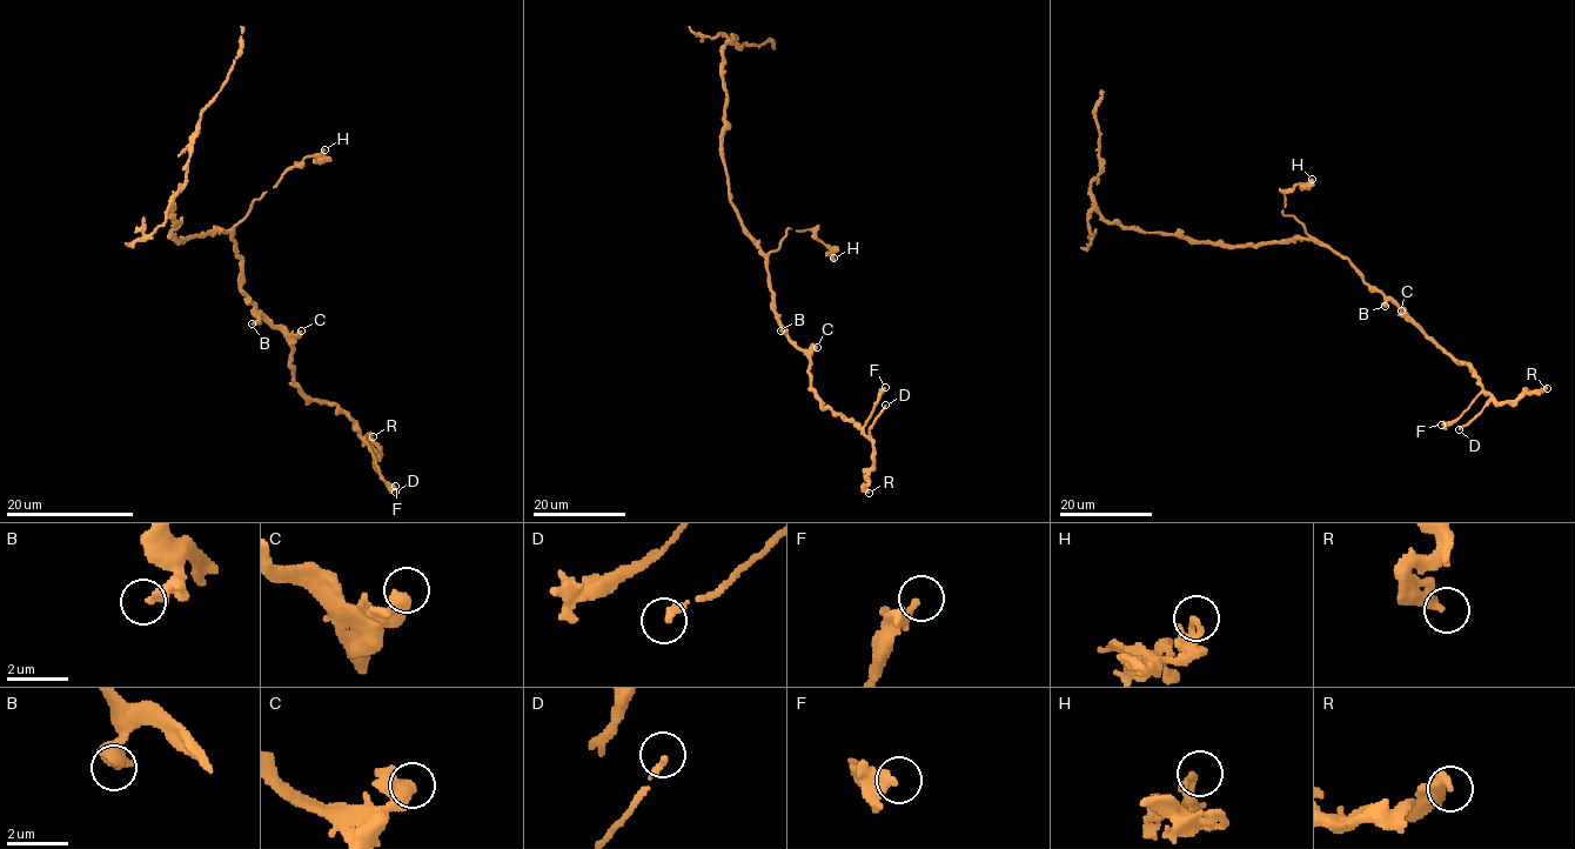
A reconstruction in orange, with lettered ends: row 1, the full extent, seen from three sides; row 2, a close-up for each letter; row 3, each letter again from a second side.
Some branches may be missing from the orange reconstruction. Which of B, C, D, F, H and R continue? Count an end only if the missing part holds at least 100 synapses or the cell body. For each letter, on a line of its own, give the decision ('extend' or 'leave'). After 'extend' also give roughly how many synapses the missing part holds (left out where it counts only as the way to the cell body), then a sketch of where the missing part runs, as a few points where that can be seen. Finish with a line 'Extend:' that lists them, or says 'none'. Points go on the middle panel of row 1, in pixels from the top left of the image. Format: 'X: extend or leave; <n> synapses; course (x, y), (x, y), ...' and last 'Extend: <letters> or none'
B: leave
C: leave
D: leave
F: leave
H: leave
R: leave
Extend: none

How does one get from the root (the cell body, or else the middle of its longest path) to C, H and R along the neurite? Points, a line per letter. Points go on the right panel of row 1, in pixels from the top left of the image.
C: (1297, 239), (1322, 242), (1345, 256), (1366, 283), (1391, 296), (1401, 311)
H: (1297, 239), (1308, 235), (1293, 216), (1282, 214), (1284, 192), (1298, 184), (1307, 185), (1312, 179)
R: (1297, 239), (1322, 242), (1345, 256), (1366, 283), (1466, 362), (1495, 401), (1517, 401), (1547, 388)

